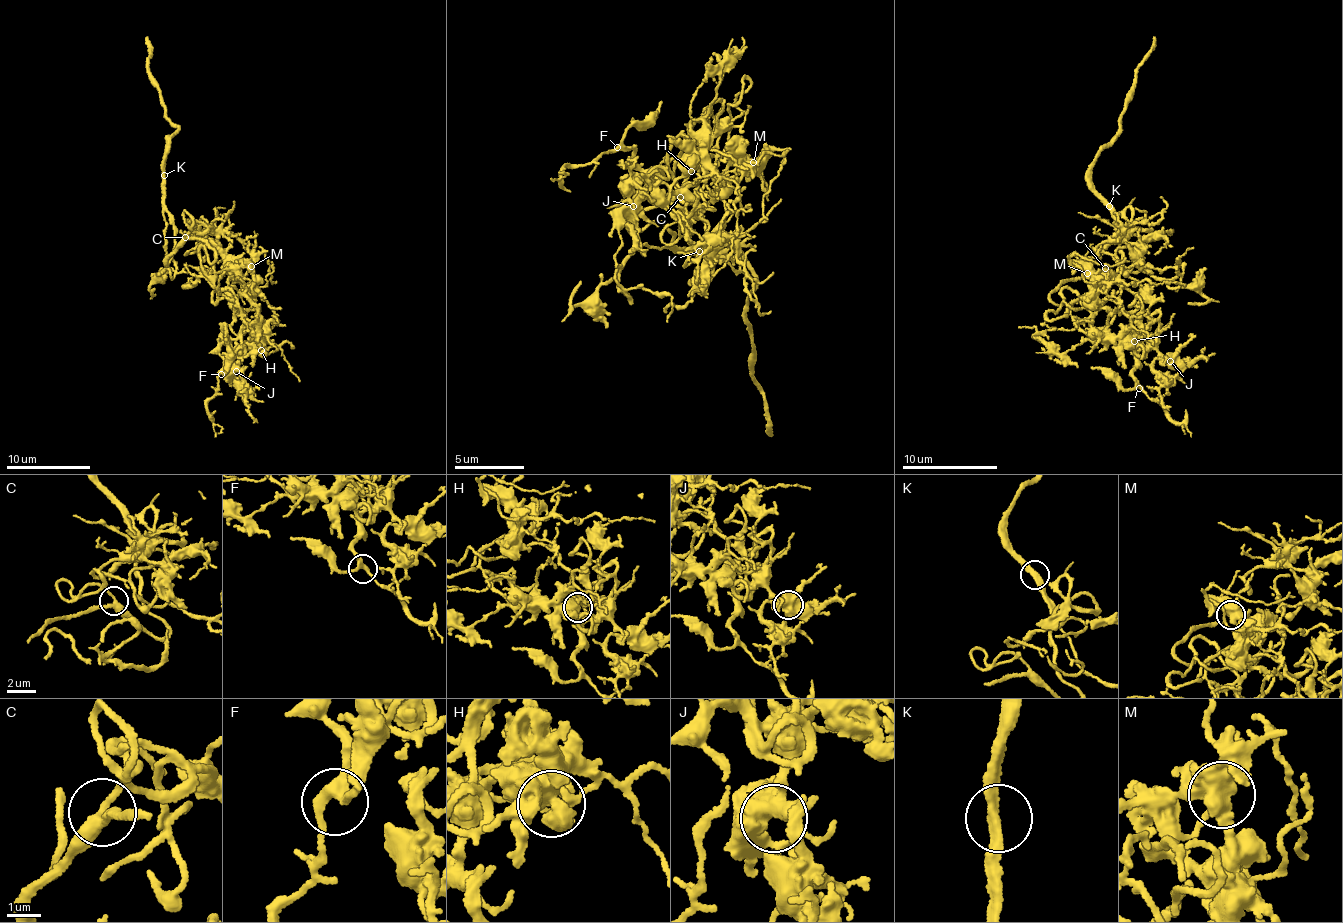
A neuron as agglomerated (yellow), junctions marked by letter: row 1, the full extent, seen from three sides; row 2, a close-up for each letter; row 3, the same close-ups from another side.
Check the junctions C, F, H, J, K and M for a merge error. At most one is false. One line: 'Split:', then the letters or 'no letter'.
Split: no letter

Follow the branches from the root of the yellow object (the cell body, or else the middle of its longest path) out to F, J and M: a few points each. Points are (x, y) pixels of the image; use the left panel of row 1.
F: (183, 241), (203, 242), (211, 299), (223, 293), (241, 309), (240, 342), (218, 346), (221, 374)
J: (183, 241), (203, 242), (201, 267), (216, 286), (217, 302), (211, 299), (223, 293), (241, 309), (236, 371)
M: (183, 241), (187, 236), (203, 242), (198, 252), (200, 263), (212, 277), (227, 269), (251, 266)

